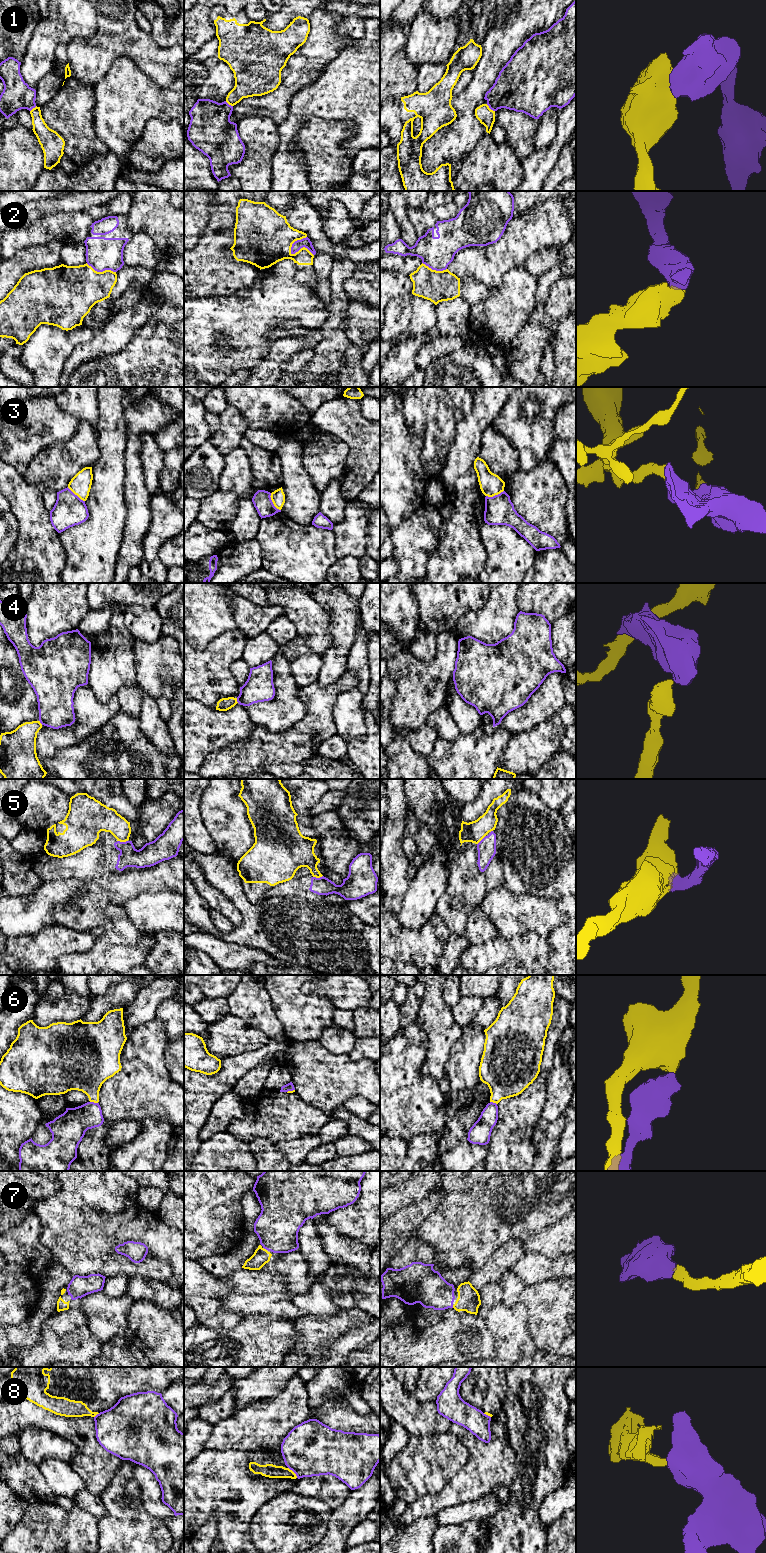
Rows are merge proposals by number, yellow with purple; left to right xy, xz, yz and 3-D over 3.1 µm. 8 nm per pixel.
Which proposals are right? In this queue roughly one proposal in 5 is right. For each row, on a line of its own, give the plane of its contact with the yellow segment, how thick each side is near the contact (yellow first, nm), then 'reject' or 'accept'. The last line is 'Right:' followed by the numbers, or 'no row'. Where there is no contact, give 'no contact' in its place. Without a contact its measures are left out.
1: meets yellow in yz; 140 nm thick on the yellow side, 320 nm on the other; reject
2: meets yellow in xz; 360 nm thick on the yellow side, 80 nm on the other; reject
3: meets yellow in xz; 110 nm thick on the yellow side, 150 nm on the other; reject
4: meets yellow in xz; 110 nm thick on the yellow side, 240 nm on the other; reject
5: meets yellow in xy; 200 nm thick on the yellow side, 180 nm on the other; reject
6: meets yellow in xy; 320 nm thick on the yellow side, 240 nm on the other; reject
7: meets yellow in xz; 140 nm thick on the yellow side, 340 nm on the other; accept
8: meets yellow in xz; 110 nm thick on the yellow side, 440 nm on the other; reject
Right: 7

